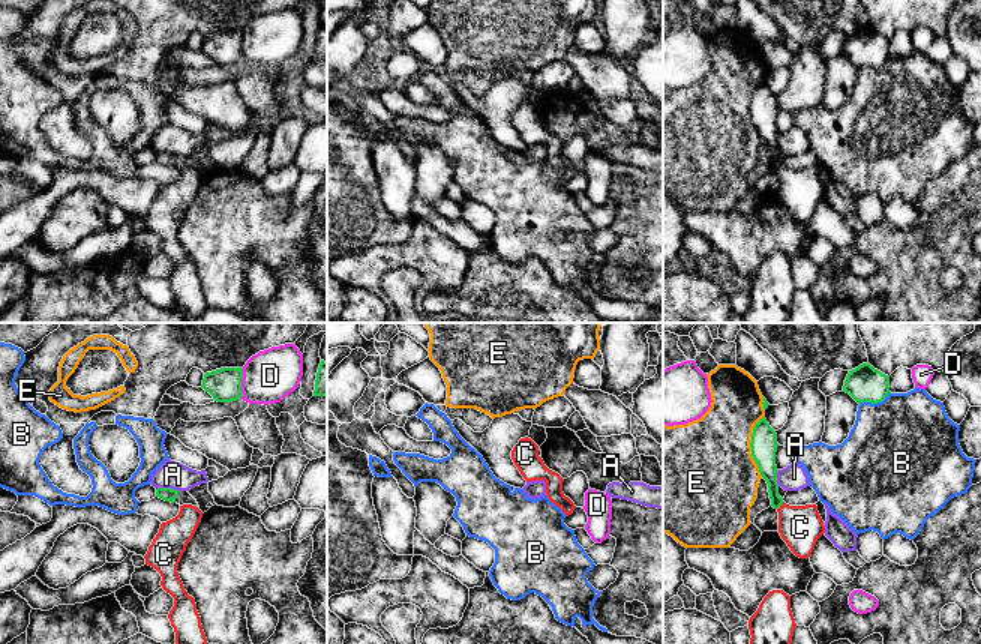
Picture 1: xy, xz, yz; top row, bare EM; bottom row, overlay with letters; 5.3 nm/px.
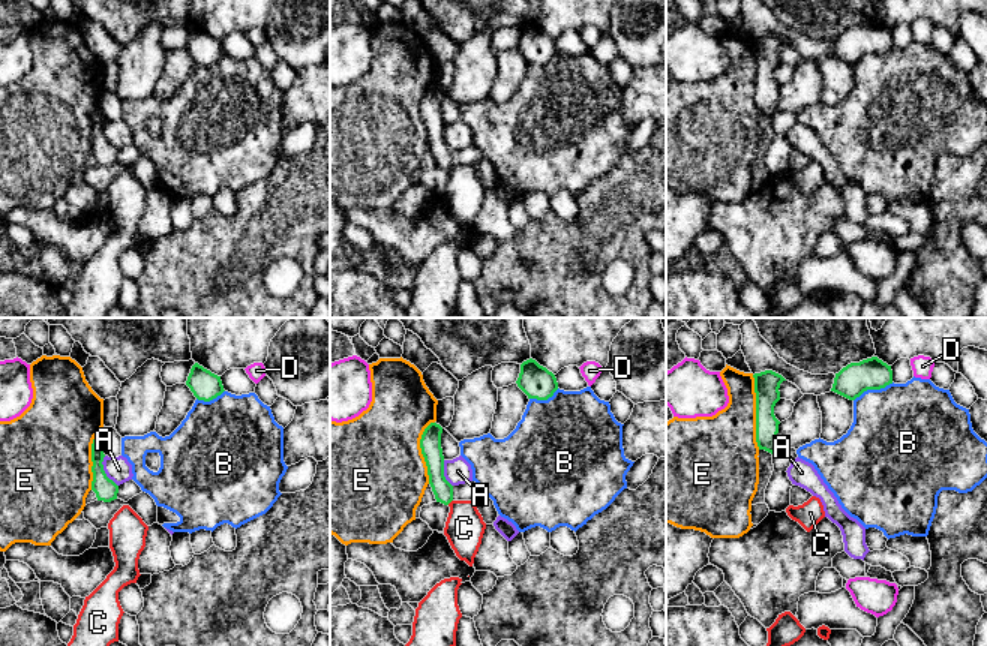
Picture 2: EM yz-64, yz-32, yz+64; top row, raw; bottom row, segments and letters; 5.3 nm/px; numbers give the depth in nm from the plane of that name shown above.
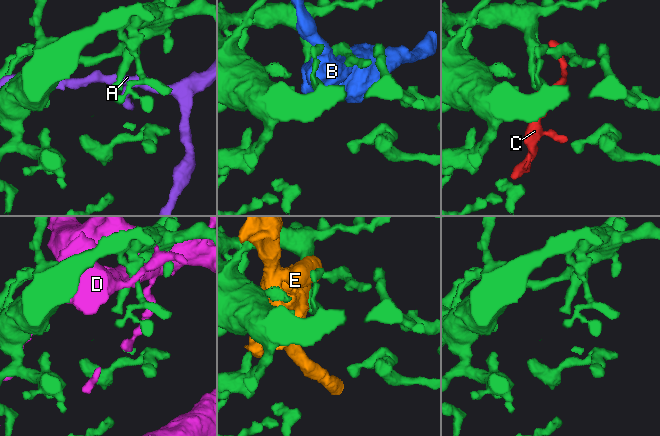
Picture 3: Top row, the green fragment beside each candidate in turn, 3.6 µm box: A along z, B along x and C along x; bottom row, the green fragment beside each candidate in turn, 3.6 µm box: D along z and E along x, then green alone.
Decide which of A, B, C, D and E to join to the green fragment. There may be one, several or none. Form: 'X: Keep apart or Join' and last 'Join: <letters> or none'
A: Keep apart
B: Keep apart
C: Join
D: Keep apart
E: Keep apart
Join: C

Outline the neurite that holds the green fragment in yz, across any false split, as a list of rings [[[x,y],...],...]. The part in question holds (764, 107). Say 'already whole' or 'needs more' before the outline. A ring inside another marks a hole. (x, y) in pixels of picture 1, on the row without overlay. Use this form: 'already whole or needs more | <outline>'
needs more | [[[762,81],[753,92],[752,120],[760,140],[768,147],[771,170],[778,176],[778,197],[790,215],[800,222],[808,222],[818,203],[825,197],[816,168],[789,170],[778,159],[777,147],[777,98]]]

